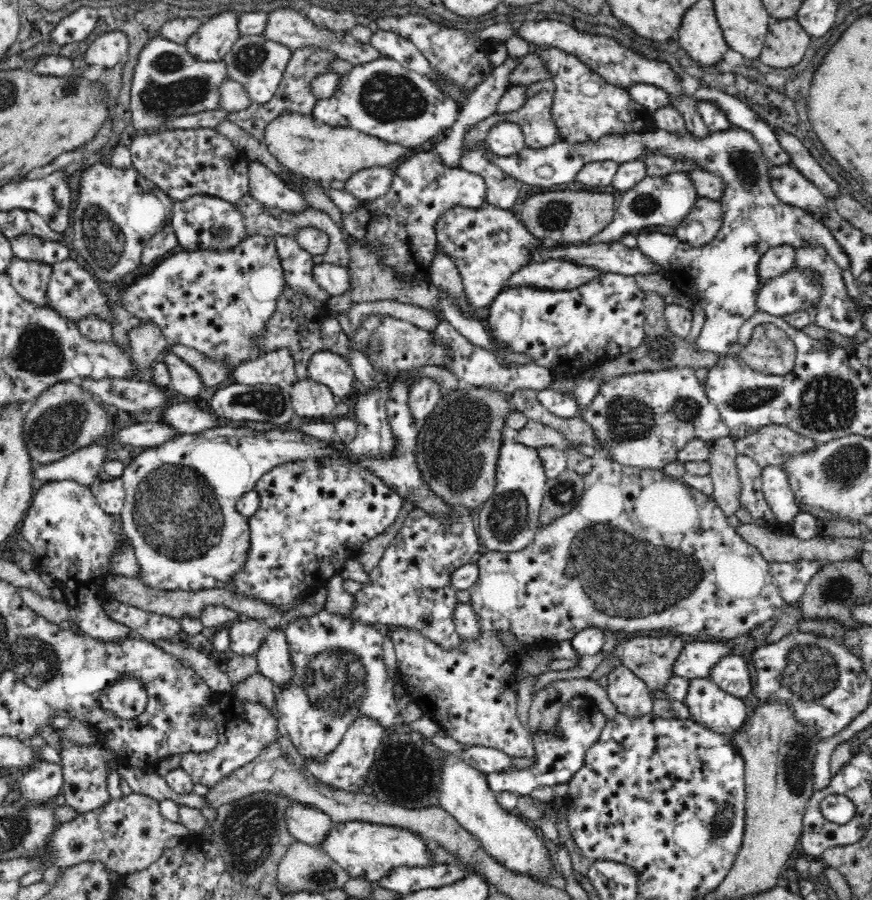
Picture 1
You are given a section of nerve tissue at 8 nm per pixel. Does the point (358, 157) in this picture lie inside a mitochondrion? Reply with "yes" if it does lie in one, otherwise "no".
no

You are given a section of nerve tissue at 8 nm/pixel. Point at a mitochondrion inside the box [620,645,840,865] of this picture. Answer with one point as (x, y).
(795, 754)

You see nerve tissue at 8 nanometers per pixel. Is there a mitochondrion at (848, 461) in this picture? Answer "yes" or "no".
yes

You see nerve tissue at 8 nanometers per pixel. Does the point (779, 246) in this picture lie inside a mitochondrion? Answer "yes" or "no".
no

